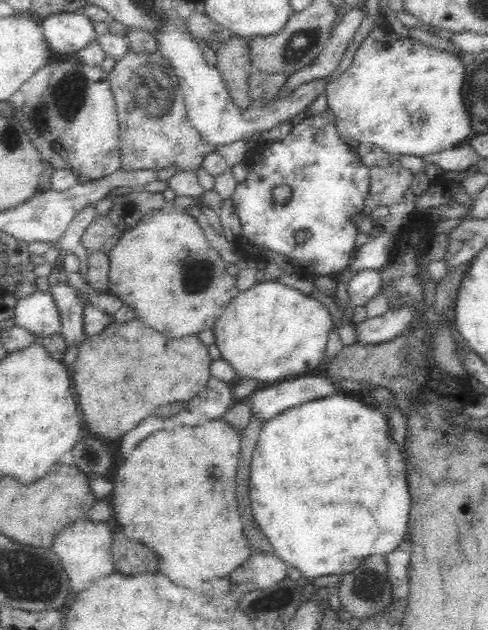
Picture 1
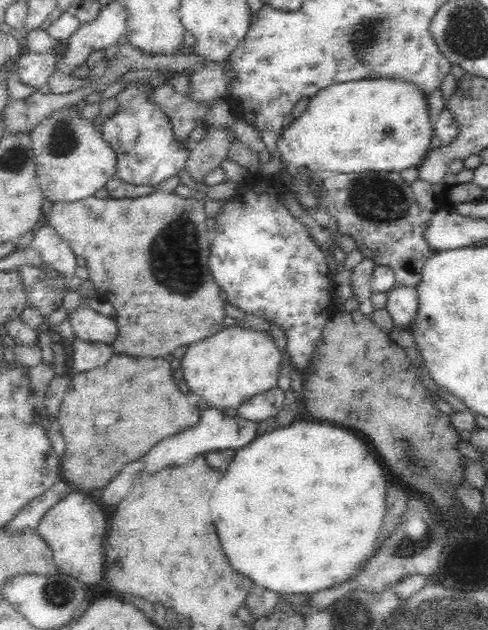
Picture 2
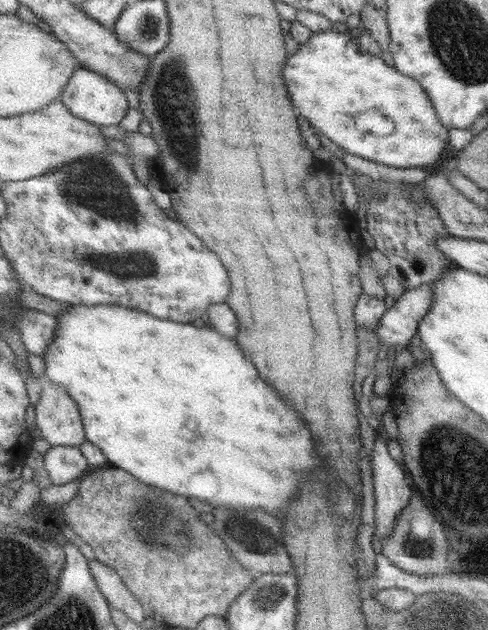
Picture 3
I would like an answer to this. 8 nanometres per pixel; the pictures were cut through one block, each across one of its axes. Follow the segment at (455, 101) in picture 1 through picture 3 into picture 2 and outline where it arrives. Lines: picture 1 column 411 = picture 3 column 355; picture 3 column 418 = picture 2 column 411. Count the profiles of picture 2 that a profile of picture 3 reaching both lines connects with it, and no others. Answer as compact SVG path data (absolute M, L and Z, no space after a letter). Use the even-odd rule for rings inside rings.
M380 76L379 78L362 78L356 81L350 82L338 82L336 84L326 86L322 90L319 90L313 97L310 98L306 110L298 117L294 119L288 126L284 126L279 131L278 140L276 140L276 150L281 154L281 159L285 161L288 166L294 166L294 168L306 167L309 173L316 175L334 174L334 173L362 173L363 171L385 171L400 173L402 170L413 168L414 164L421 165L426 154L431 150L430 143L432 139L432 124L430 124L430 116L428 116L428 106L426 106L425 91L421 90L421 87L417 83L410 82L408 79L402 78L385 78Z

